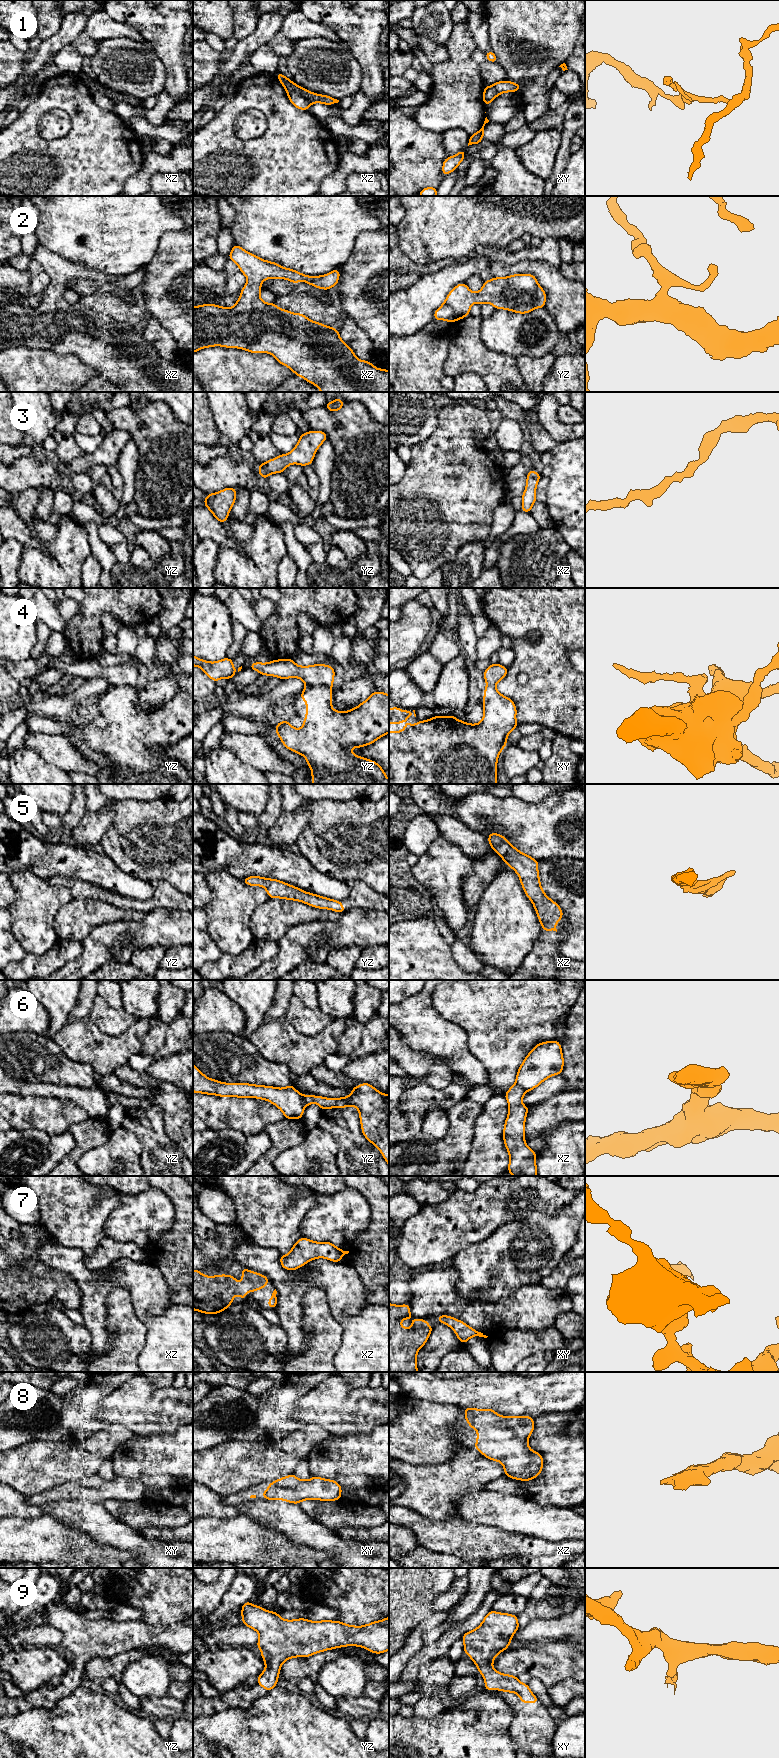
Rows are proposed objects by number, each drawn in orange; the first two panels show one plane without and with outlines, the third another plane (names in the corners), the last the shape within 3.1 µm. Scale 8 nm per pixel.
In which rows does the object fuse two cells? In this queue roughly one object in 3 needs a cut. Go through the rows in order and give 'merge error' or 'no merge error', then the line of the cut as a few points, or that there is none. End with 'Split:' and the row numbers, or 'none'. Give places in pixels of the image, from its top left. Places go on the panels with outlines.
1: merge error; cut in xz along (287, 92), (298, 92), (310, 103)
2: no merge error; no cut
3: no merge error; no cut
4: merge error; cut in yz along (306, 685), (327, 685), (330, 688)
5: no merge error; no cut
6: merge error; cut in yz along (302, 1095), (302, 1104), (304, 1106)
7: no merge error; no cut
8: no merge error; no cut
9: no merge error; no cut
Split: 1, 4, 6

